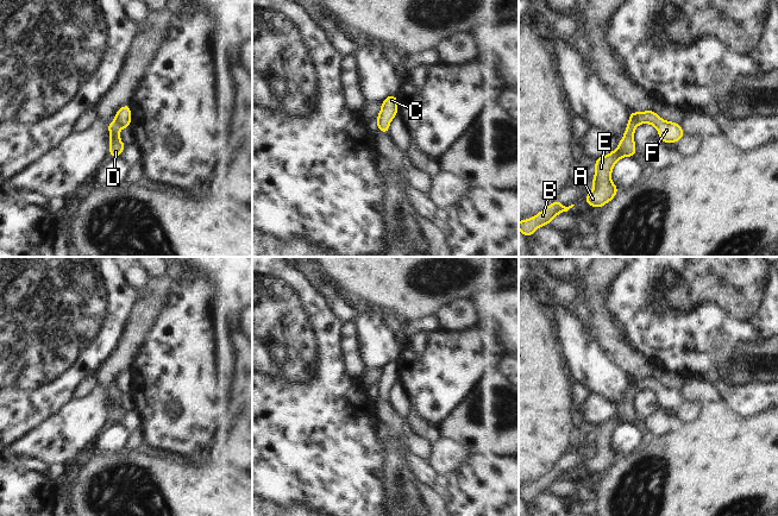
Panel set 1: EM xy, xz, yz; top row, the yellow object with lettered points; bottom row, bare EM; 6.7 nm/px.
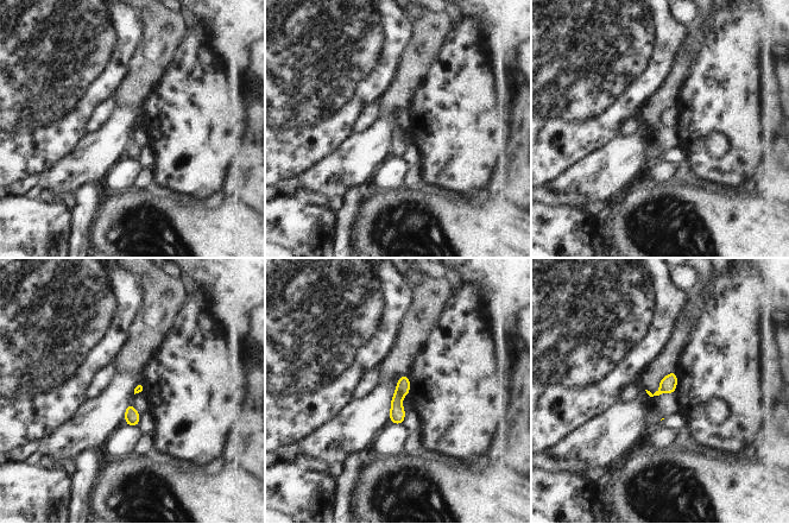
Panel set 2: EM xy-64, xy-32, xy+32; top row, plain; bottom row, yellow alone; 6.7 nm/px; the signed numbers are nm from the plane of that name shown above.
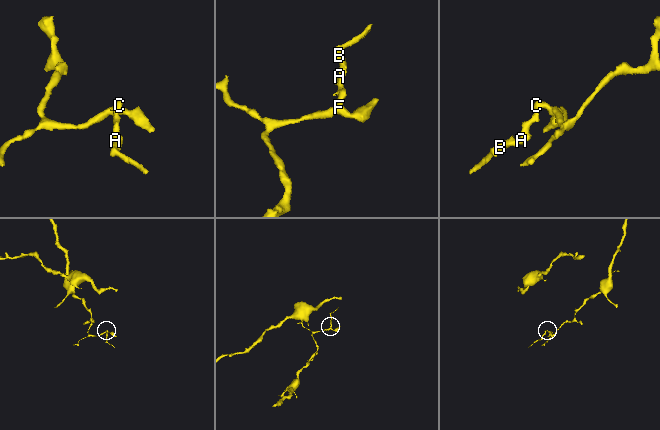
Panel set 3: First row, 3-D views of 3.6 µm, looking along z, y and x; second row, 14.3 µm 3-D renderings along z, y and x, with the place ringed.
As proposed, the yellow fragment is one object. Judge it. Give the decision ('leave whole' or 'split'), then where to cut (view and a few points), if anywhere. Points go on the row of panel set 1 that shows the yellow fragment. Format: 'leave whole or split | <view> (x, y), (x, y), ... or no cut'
split | yz (629, 118), (638, 125)

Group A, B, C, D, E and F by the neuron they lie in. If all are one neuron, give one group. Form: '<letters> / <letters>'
A B D E / C F

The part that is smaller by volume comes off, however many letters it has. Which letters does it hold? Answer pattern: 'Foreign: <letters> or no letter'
Foreign: A, B, D, E

